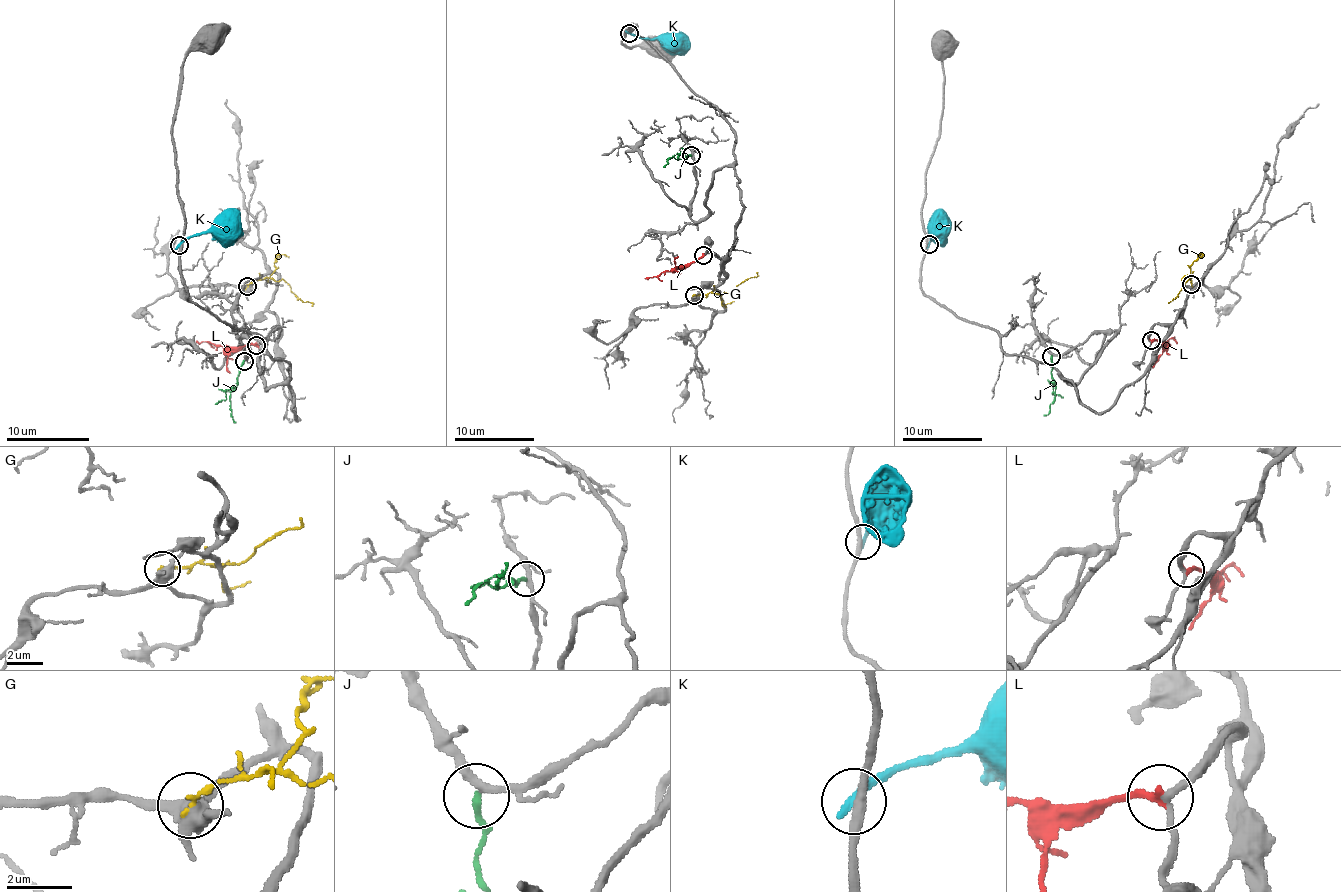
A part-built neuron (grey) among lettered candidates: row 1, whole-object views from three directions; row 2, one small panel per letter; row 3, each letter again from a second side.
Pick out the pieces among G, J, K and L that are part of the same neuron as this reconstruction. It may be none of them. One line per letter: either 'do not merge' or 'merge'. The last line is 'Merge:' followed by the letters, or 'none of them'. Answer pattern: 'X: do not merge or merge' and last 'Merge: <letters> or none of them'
G: do not merge
J: merge
K: do not merge
L: merge
Merge: J, L

